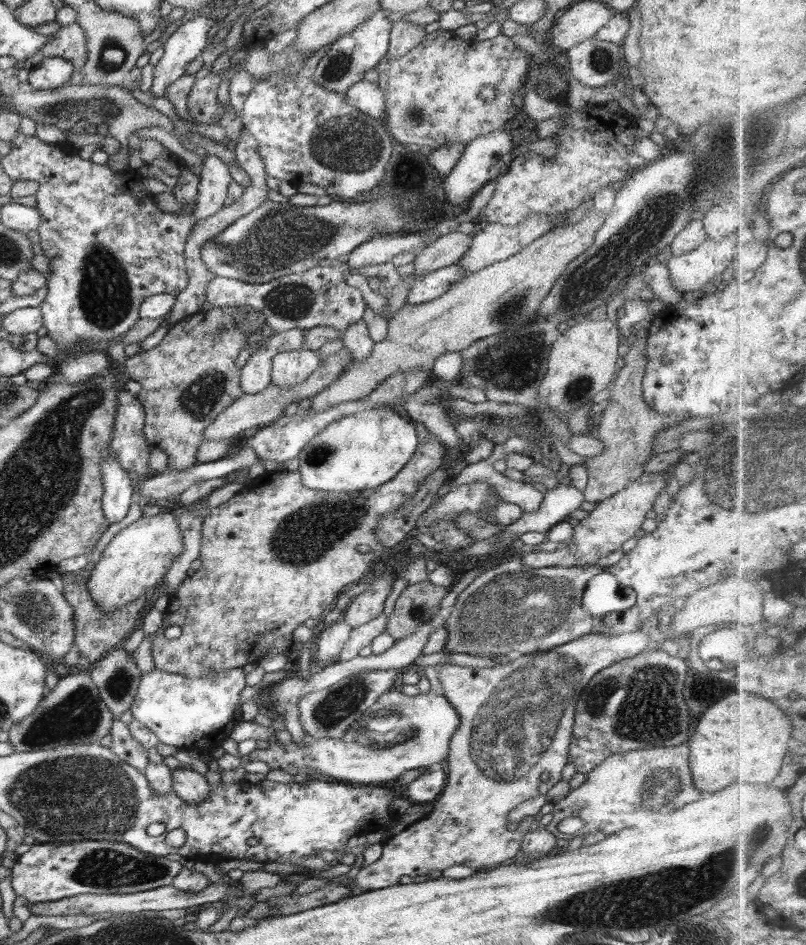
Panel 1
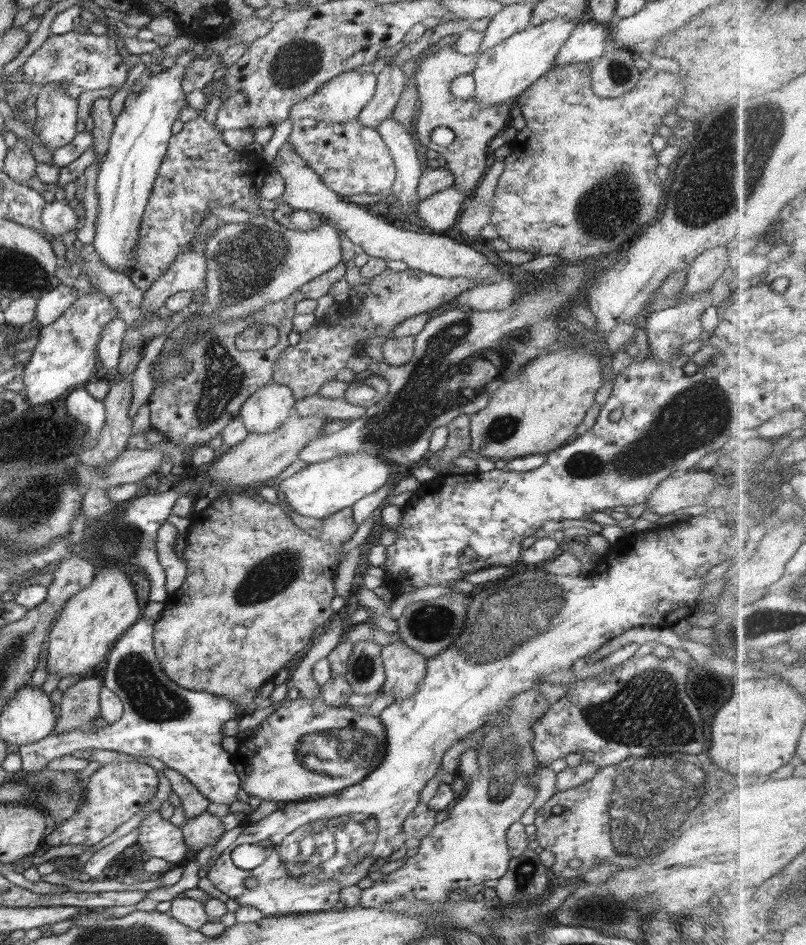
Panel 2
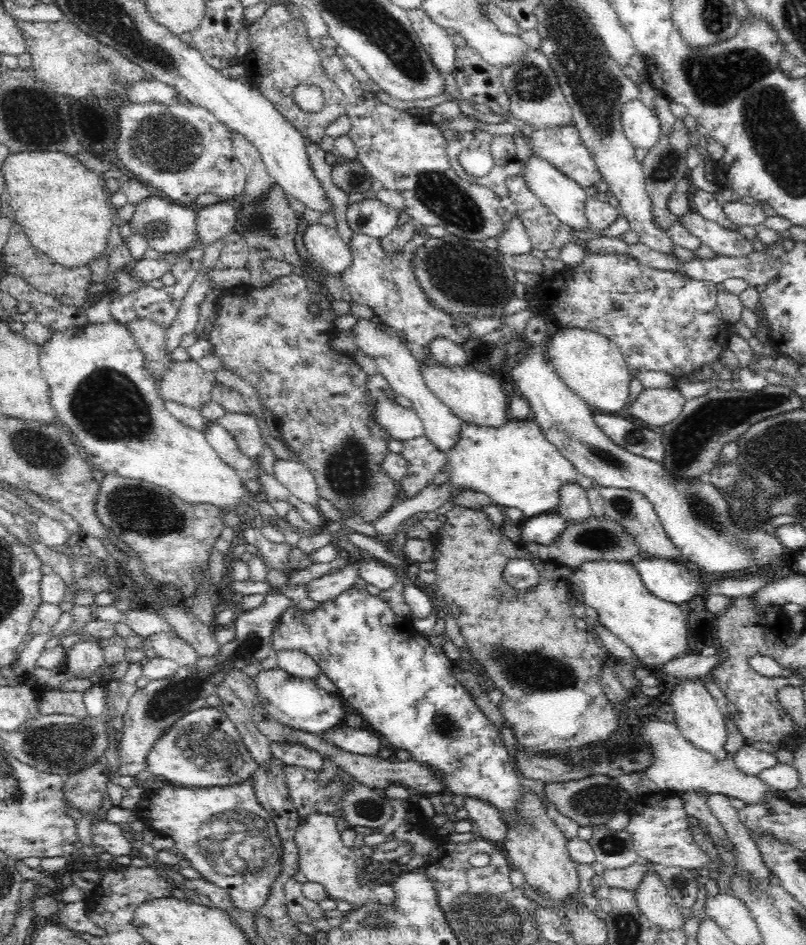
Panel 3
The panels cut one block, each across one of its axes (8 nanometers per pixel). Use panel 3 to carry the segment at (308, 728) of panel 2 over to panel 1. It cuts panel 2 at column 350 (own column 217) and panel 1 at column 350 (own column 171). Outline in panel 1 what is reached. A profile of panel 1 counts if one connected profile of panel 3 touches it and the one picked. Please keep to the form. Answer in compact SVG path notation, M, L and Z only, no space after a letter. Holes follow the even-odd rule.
M399 687L390 689L380 695L377 701L346 729L338 738L314 738L304 734L304 744L282 744L277 741L270 743L266 749L253 750L248 755L250 762L261 760L272 769L281 768L290 775L305 773L311 778L318 779L318 775L324 775L326 782L349 783L349 785L381 785L390 780L398 780L402 773L415 768L443 766L448 756L450 738L460 726L460 715L450 705L442 692L437 693L430 689L426 694L419 693L415 696L403 694Z

